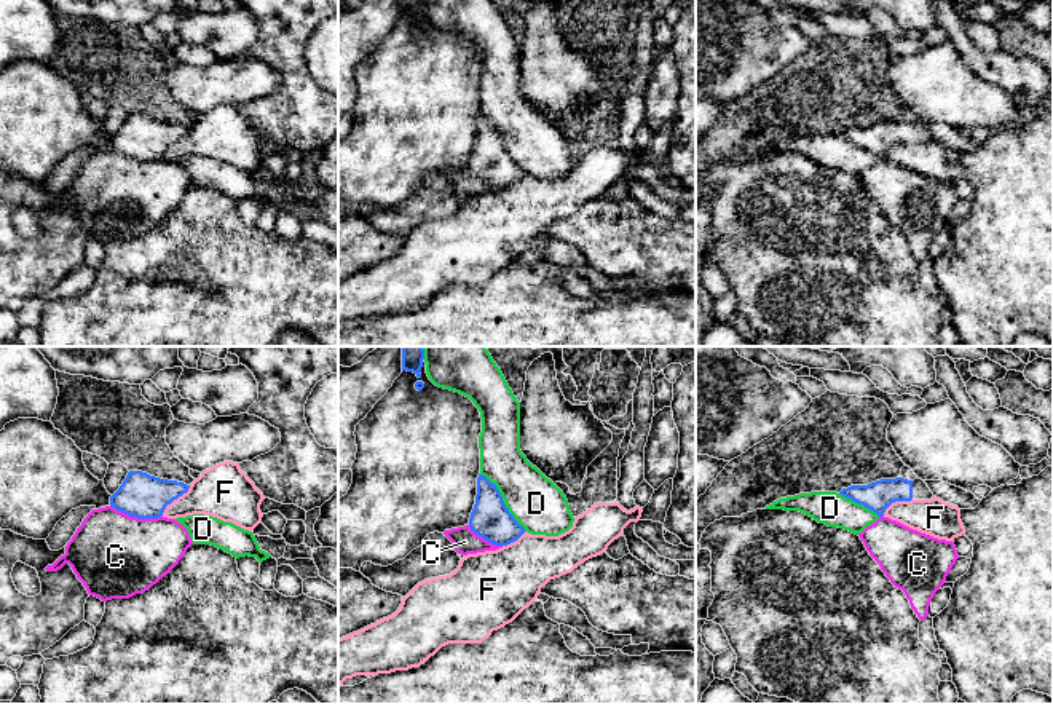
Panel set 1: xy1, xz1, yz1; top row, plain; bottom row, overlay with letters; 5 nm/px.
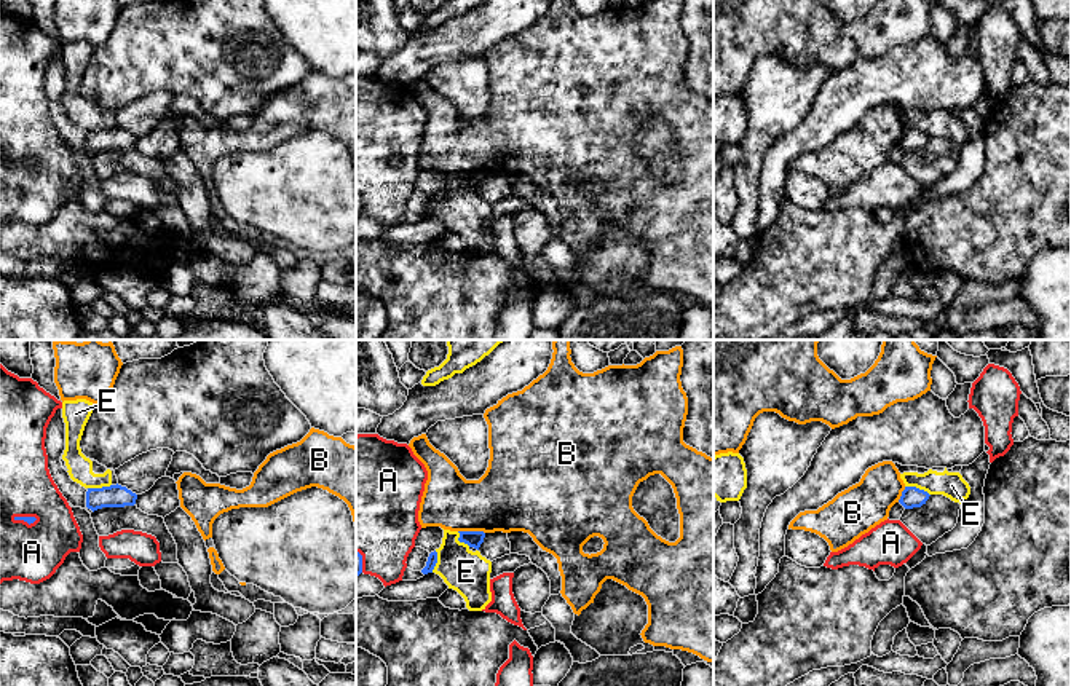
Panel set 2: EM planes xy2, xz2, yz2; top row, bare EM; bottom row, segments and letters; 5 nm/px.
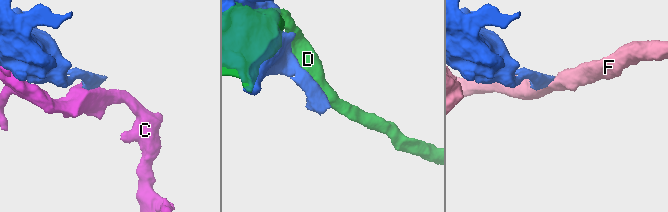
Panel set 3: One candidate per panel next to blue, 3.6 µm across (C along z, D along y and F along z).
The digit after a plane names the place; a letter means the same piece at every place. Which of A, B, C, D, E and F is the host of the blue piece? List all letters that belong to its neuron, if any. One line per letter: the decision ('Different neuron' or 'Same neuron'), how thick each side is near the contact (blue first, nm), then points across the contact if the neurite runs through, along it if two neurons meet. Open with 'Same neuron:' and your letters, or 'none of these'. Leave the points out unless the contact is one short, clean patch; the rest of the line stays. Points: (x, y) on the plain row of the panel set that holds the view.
Same neuron: none of these
A: Different neuron. Thickness 40 nm (blue) against 280 nm
B: Different neuron. Thickness 80 nm (blue) against 340 nm. Boundary: xz2 (458, 173), (481, 173), (484, 176)
C: Different neuron. Thickness 220 nm (blue) against 440 nm
D: Different neuron. Thickness 200 nm (blue) against 280 nm
E: Different neuron. Thickness 110 nm (blue) against 130 nm. Boundary: yz2 (905, 128), (915, 128), (929, 137)
F: Different neuron. Thickness 220 nm (blue) against 260 nm. Boundary: xy1 (190, 128), (161, 157)

